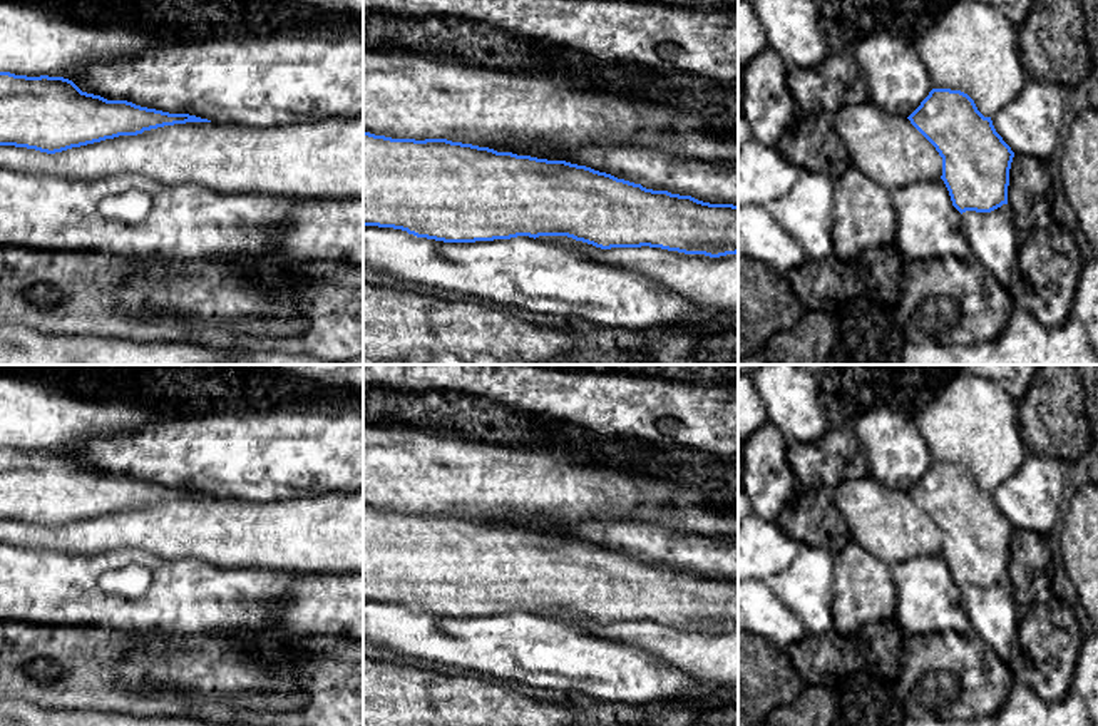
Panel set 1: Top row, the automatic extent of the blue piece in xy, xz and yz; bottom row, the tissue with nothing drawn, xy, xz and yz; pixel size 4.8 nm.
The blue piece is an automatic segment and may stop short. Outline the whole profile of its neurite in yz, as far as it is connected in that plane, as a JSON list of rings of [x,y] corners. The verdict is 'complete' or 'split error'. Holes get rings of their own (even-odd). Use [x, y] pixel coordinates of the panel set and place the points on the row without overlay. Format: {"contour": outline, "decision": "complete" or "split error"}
{"contour": [[[932,463],[907,493],[942,532],[941,554],[961,589],[1008,579],[1014,527],[967,468]]], "decision": "complete"}

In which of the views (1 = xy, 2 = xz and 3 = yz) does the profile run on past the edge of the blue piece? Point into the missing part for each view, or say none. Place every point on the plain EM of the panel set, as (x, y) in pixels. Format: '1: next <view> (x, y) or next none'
1: next none
2: next none
3: next none

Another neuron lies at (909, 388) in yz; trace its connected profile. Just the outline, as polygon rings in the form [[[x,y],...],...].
[[[879,365],[872,370],[875,403],[914,418],[956,373],[952,365]]]

